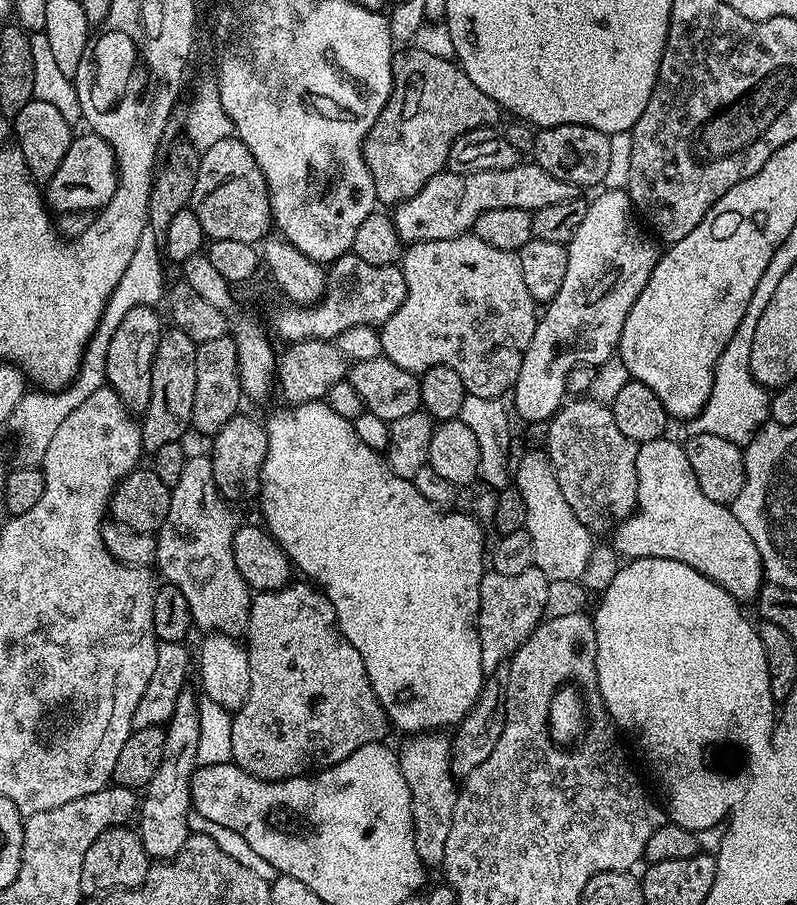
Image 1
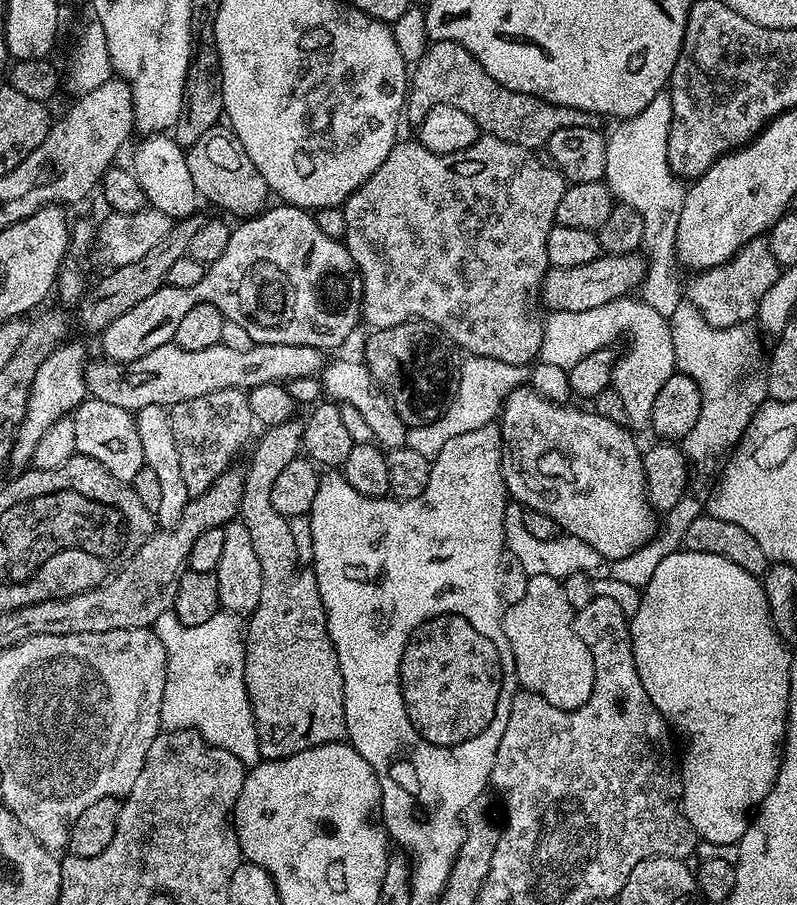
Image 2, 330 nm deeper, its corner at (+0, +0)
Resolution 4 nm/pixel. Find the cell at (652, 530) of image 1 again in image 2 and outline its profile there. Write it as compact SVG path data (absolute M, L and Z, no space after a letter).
M528 386L516 388L509 394L498 417L500 449L502 450L500 461L502 462L504 484L508 487L509 497L515 503L522 504L525 508L533 508L550 518L554 518L554 522L560 528L561 533L574 538L582 538L582 542L586 542L586 546L598 550L598 554L602 554L607 560L621 560L630 554L634 554L634 550L649 544L658 531L657 513L645 497L642 448L636 445L635 438L627 432L629 429L625 425L610 422L608 418L602 418L594 410L583 412L580 408L568 407L567 403L556 404L552 400L547 400L545 396L539 396L537 392L532 391L531 387Z

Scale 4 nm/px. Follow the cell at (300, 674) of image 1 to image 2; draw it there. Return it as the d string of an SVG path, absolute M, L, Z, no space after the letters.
M290 418L273 428L264 428L255 441L256 449L243 469L242 506L239 519L243 520L254 554L258 554L258 566L262 566L262 598L246 620L246 662L244 681L246 694L254 714L258 730L258 750L264 760L281 760L298 754L319 744L335 744L347 737L346 706L344 705L344 683L338 654L328 633L328 619L322 598L318 594L318 582L311 567L300 561L300 548L292 533L289 517L274 510L270 502L270 489L278 474L292 460L297 459L304 442L304 425L296 418Z

